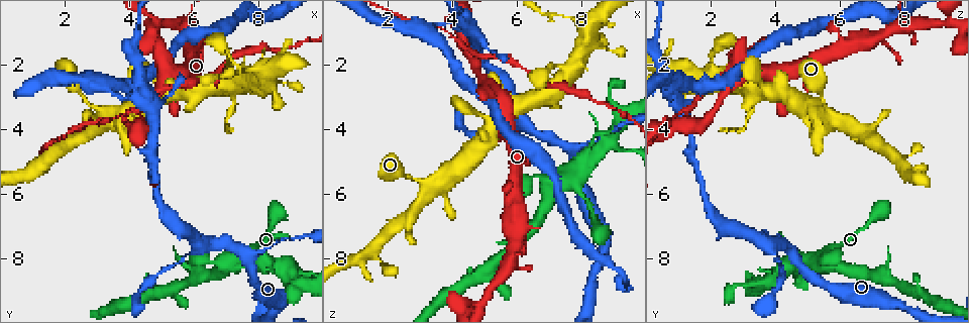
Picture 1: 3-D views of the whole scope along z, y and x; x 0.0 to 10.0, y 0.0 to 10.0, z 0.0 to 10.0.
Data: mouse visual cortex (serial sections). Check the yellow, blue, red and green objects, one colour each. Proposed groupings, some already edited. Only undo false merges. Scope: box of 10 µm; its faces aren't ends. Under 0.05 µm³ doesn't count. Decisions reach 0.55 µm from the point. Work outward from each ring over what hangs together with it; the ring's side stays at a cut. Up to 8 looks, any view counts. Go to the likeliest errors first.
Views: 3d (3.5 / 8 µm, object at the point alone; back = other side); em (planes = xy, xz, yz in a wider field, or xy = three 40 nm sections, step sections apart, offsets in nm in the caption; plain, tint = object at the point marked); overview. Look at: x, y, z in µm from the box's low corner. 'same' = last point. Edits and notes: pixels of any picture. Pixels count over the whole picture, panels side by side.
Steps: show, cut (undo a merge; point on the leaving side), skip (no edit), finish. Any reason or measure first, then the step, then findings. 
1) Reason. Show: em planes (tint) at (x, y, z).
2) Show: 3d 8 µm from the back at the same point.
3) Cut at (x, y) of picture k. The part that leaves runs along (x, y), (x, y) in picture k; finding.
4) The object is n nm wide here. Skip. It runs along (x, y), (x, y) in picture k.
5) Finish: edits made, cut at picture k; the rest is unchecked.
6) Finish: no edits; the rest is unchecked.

Four arms meet. Show: 3d 3.5 µm at (4.45, 3.80, 1.40).

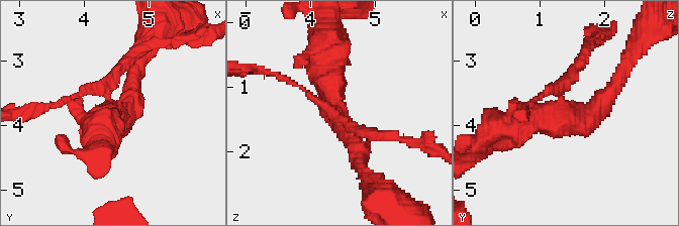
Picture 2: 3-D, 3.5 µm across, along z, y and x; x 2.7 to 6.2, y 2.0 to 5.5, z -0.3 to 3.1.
4 arms meet here; the arms are 100, 150, 300, 400 nm wide. Show: em xy step 1 (tint) at (4.40, 3.85, 1.40).

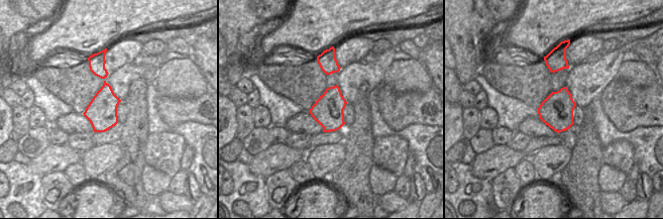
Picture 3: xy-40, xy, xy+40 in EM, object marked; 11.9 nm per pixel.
Cut at (121, 66) of picture 2. The part that leaves runs along (562, 95), (592, 39) in picture 2; two cells meet here.

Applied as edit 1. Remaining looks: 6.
See it whole again. Show: overview.

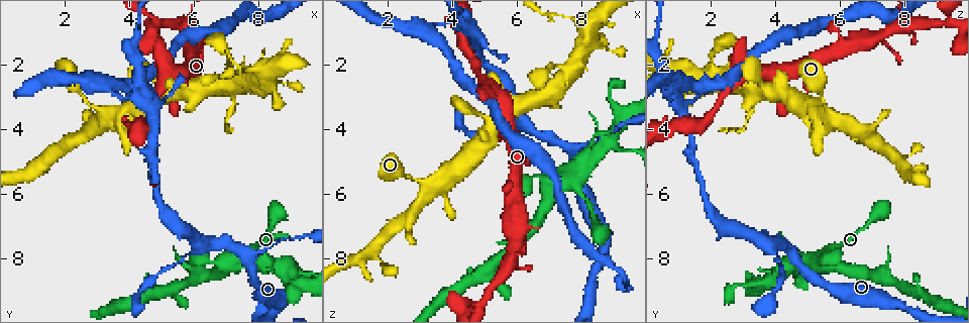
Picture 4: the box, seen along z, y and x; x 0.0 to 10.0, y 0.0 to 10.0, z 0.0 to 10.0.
Three arms meet. Show: 3d 3.5 µm at (7.70, 7.90, 4.60).

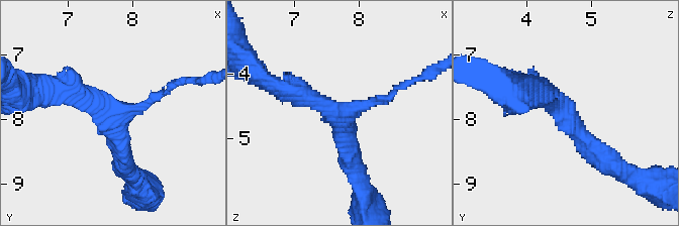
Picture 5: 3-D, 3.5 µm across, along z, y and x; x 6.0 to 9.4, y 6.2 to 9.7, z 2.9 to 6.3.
3 arms meet here; the arms are 150, 300, 350 nm wide. Show: em planes (plain) at (7.65, 7.90, 4.60).

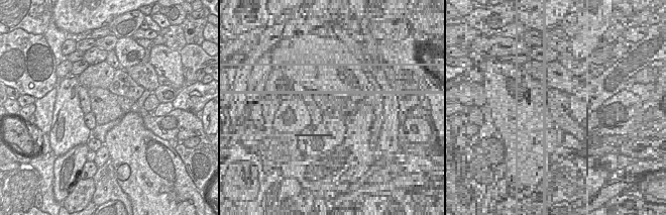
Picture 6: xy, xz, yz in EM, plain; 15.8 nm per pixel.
Show: em planes (tint) at the same point.

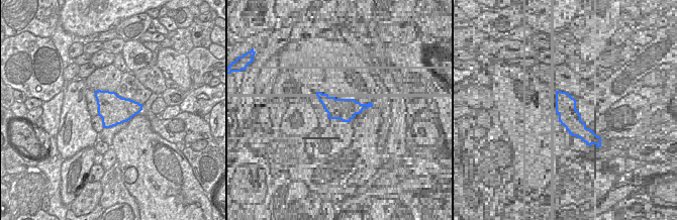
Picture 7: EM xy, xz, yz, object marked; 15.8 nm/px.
Skip. It runs along (349, 157), (336, 114), (280, 88) in picture 5; all the same cell.

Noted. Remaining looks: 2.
Narrows sharply. Show: 3d 3.5 µm at (3.35, 3.55, 5.75).

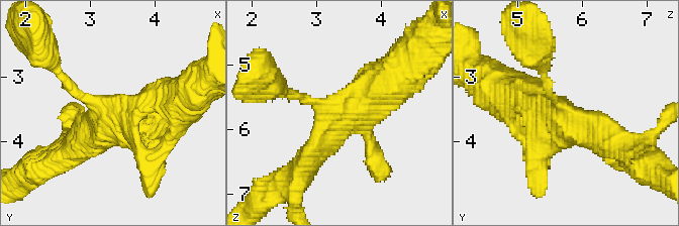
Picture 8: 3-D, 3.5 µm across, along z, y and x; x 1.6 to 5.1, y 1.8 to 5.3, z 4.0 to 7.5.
Shape alone is not enough. Show: em xy step 5 (tint) at (3.30, 3.50, 5.65).

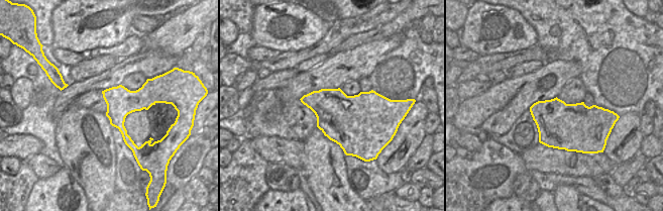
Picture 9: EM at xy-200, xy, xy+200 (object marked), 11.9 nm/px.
Skip. It runs along (59, 74), (105, 111), (165, 93) in picture 8; all the same cell.

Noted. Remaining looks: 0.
Finish: edits made, cut at picture 2; the rest is unchecked.

